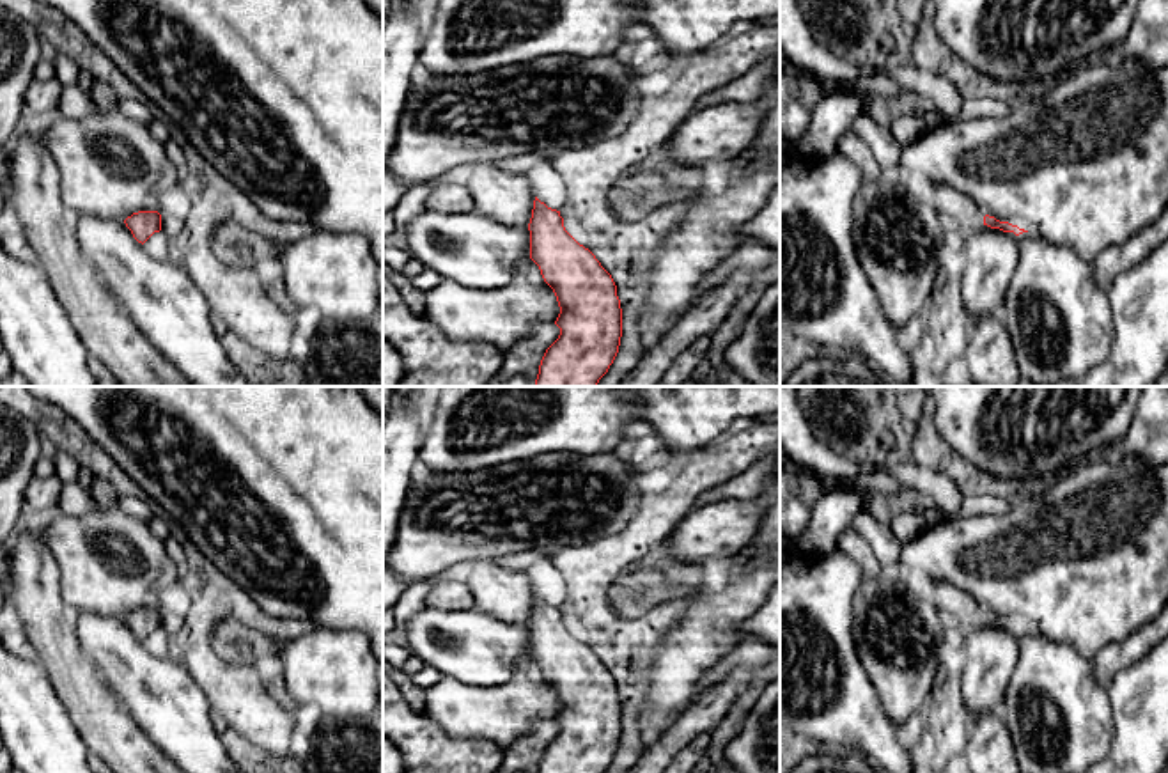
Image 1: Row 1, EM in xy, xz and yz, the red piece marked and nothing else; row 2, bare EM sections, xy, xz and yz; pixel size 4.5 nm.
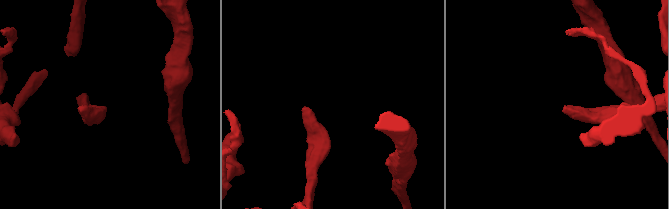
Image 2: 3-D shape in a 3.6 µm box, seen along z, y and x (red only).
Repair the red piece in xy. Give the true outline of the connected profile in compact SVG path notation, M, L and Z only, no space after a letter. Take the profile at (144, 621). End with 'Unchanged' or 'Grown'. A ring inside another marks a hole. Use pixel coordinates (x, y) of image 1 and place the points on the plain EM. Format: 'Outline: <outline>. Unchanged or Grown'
Outline: M138 608L124 617L138 640L145 640L154 629L161 628L161 612L158 608Z. Unchanged

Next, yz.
Outline: M923 582L925 594L932 599L938 612L961 629L975 629L982 622L1014 629L1016 633L1028 629L1008 619L1000 619L985 612L968 592L946 582Z. Grown

